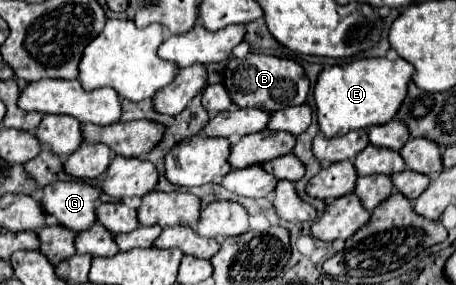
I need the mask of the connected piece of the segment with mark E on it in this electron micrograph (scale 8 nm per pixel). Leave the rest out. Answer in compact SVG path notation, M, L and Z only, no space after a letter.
M361 58L325 68L313 90L321 134L327 138L345 136L351 130L391 122L407 98L407 86L413 74L415 68L403 58Z

